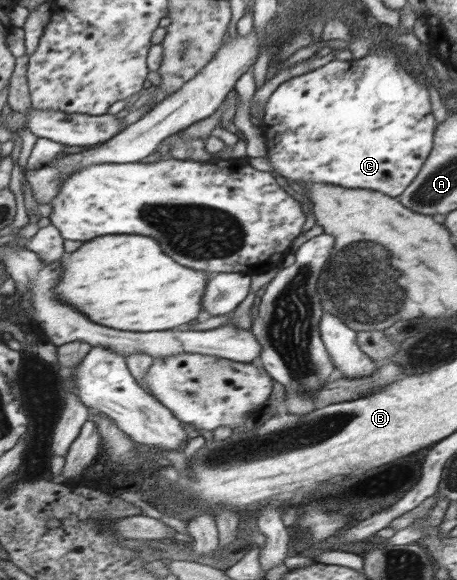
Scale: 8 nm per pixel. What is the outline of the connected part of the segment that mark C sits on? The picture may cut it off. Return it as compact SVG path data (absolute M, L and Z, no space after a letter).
M390 43L386 45L385 50L386 53L374 53L373 50L370 50L368 55L355 61L332 60L327 65L319 67L319 69L314 69L309 73L304 73L303 75L298 75L284 81L267 98L261 130L268 146L269 154L266 158L277 175L281 175L285 180L294 181L299 185L319 183L346 189L360 188L361 190L377 191L393 197L401 195L413 182L413 179L416 179L422 165L431 153L437 121L431 114L429 91L402 67L398 56L391 53Z

